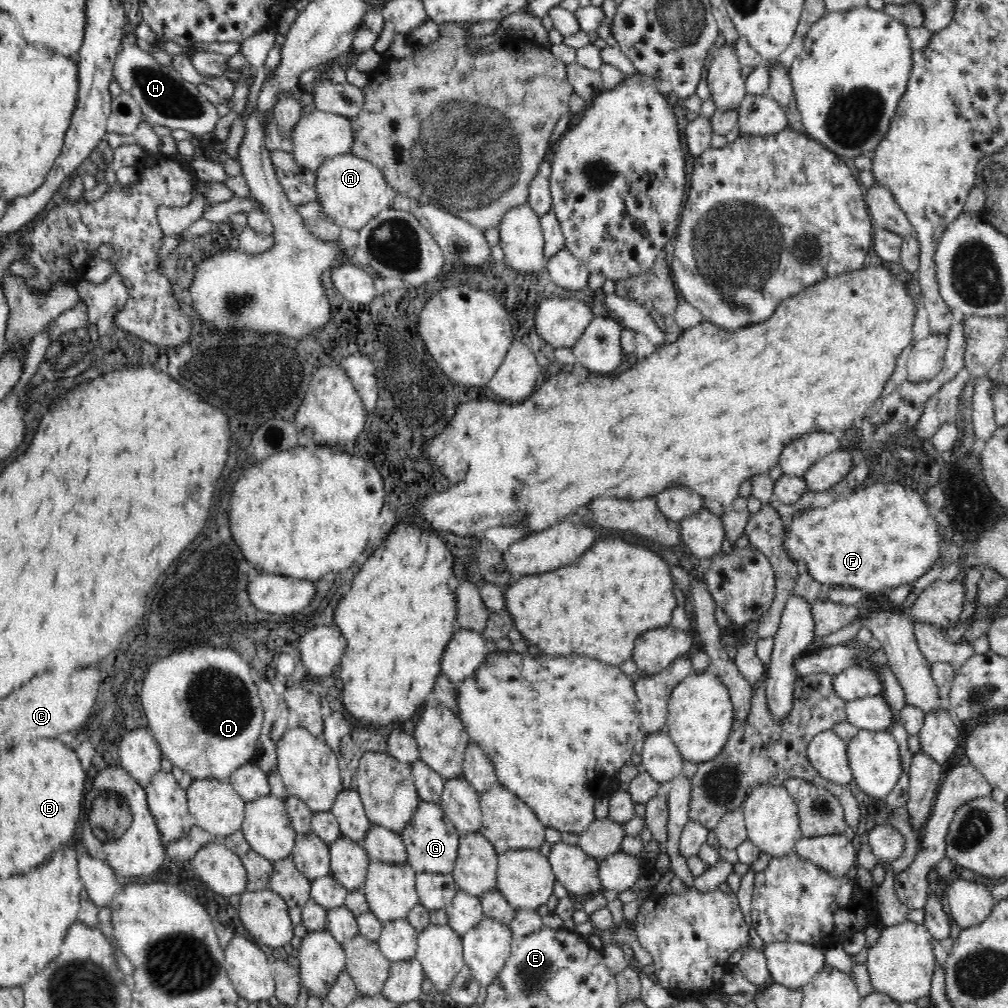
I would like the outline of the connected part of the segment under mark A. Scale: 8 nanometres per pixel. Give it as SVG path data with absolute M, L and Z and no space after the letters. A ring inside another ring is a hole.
M352 153L333 156L322 162L315 171L315 189L323 216L340 226L358 230L378 212L391 208L395 195L377 165Z

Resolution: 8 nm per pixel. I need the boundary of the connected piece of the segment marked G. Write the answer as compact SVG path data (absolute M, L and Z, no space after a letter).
M422 801L402 829L401 838L407 849L407 863L418 873L451 874L457 862L460 835L454 824L445 816L439 803Z

